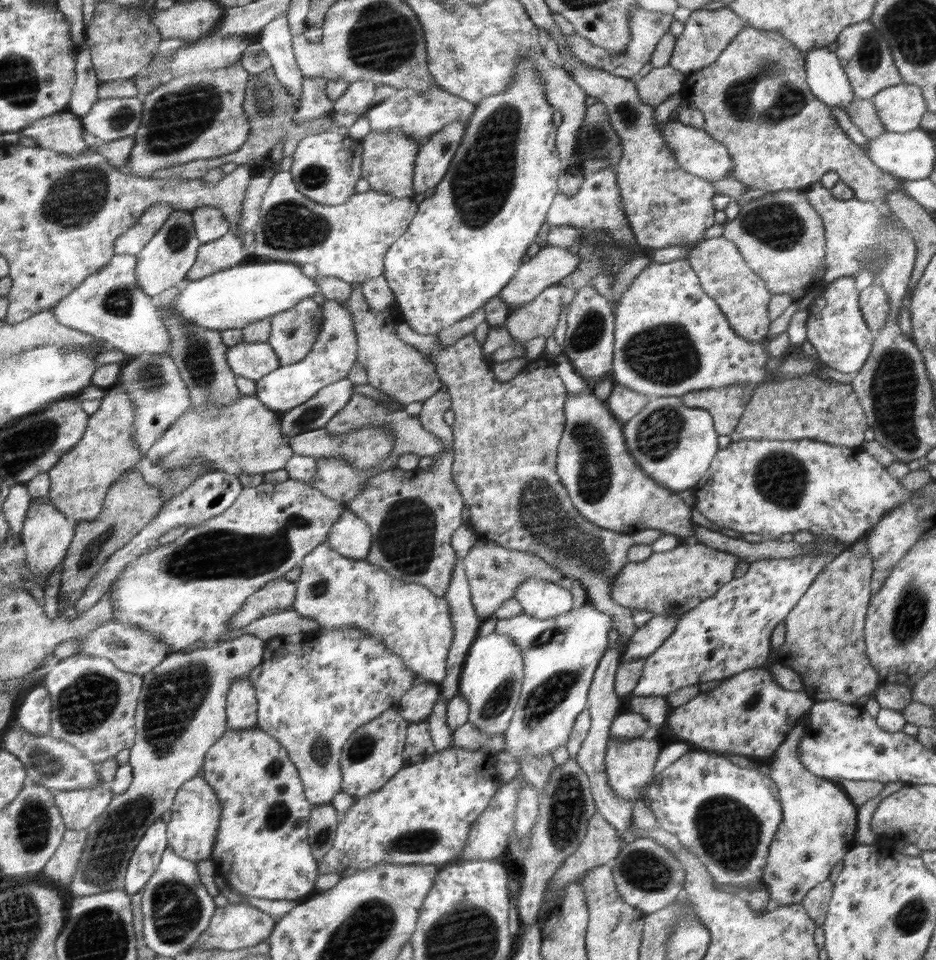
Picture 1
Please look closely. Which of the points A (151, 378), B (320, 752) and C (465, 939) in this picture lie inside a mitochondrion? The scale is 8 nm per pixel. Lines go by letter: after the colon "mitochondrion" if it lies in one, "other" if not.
A: mitochondrion
B: mitochondrion
C: mitochondrion

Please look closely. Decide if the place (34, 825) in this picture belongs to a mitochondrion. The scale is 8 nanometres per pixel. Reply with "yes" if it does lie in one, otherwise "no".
yes

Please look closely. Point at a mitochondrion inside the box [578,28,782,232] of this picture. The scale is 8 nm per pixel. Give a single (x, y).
(626, 111)

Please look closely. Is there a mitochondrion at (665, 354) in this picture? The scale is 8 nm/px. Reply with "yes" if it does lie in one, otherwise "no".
yes

